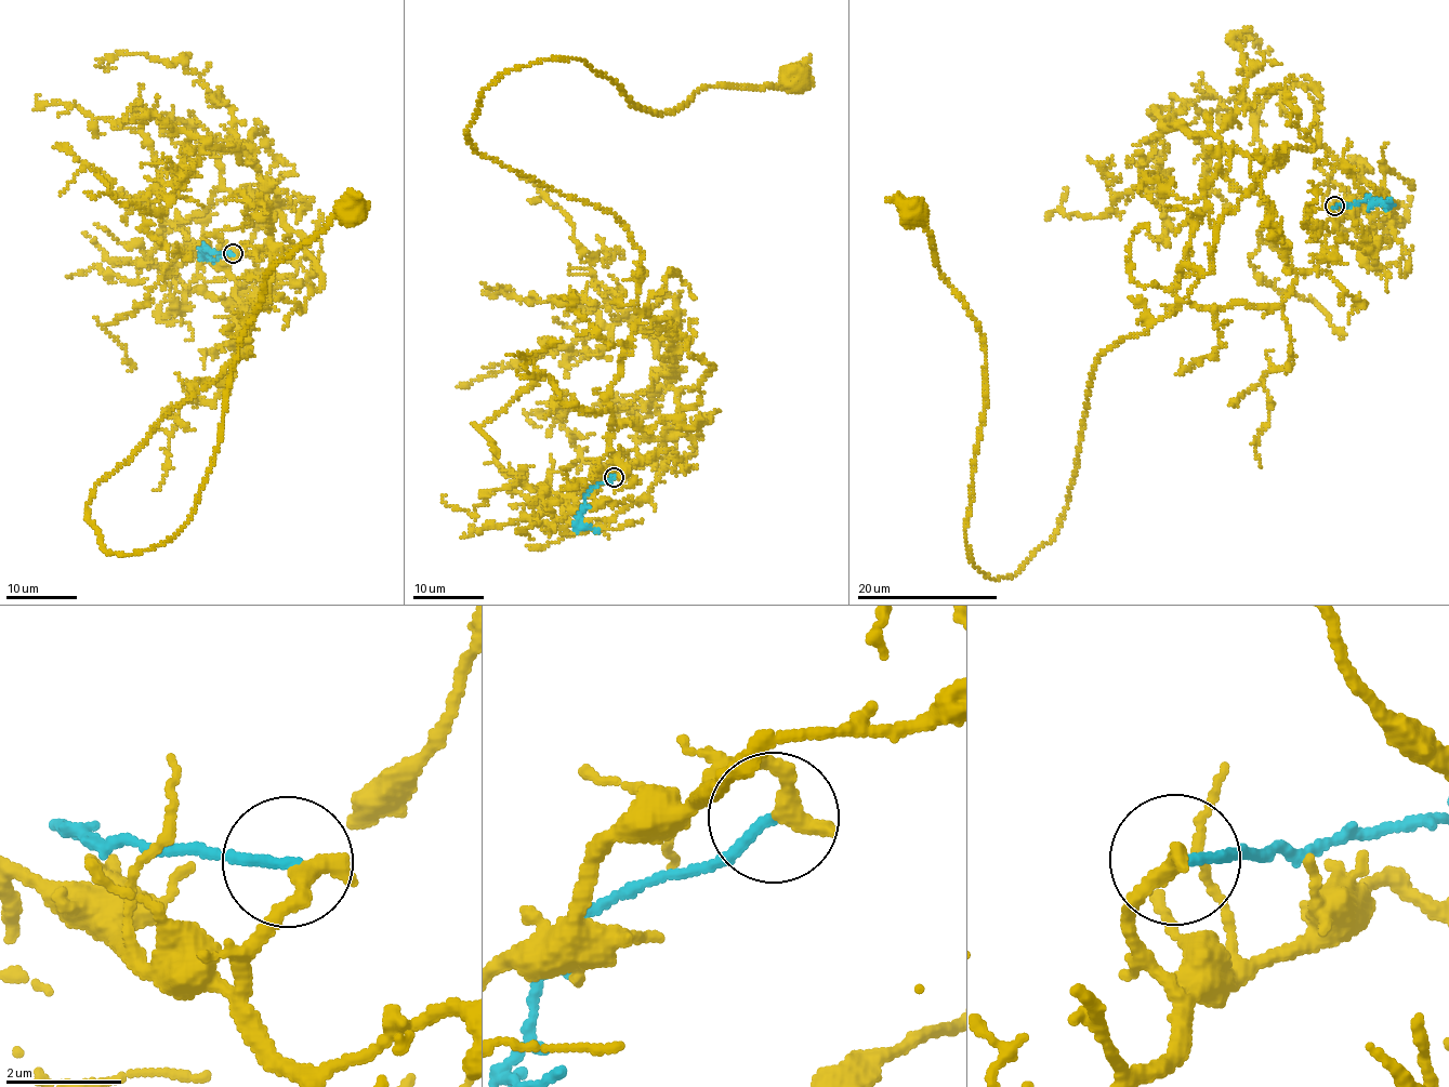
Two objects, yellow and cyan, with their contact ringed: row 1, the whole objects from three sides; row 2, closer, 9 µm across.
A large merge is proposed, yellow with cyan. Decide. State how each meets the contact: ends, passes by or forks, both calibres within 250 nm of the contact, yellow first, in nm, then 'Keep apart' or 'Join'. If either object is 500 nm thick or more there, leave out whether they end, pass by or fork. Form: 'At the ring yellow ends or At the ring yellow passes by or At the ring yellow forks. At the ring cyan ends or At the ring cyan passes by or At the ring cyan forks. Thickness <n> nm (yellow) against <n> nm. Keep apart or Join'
At the ring yellow ends. At the ring cyan ends. Thickness 360 nm (yellow) against 160 nm. Keep apart

